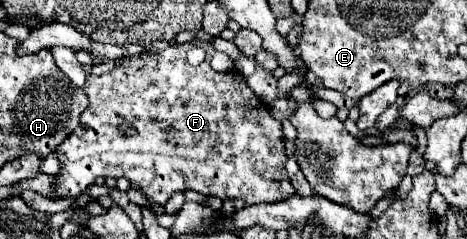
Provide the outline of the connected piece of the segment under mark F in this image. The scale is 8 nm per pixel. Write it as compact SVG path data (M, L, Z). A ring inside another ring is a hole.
M191 42L191 44L175 44L175 46L169 46L165 48L163 52L155 54L141 54L137 58L123 58L111 72L105 72L101 76L97 74L89 74L87 76L87 82L83 86L83 92L87 94L89 98L89 106L87 110L81 114L79 118L79 126L73 130L73 134L69 134L63 144L59 144L57 148L57 158L61 160L61 172L57 174L57 184L55 184L55 192L63 198L73 198L73 196L79 196L83 194L83 190L87 186L91 186L95 182L95 178L103 176L103 178L121 178L125 176L129 182L135 182L141 186L143 194L147 198L151 198L153 202L157 204L163 204L173 196L173 192L183 192L183 190L195 190L195 192L201 192L205 196L215 196L215 198L221 198L221 200L227 200L227 198L241 198L247 206L251 204L261 204L261 202L281 202L281 200L287 200L291 196L295 196L295 188L293 184L289 182L289 176L285 172L285 160L287 160L287 154L285 154L285 142L283 142L283 126L281 122L277 122L271 112L267 110L267 106L261 102L261 98L249 88L249 84L245 82L243 74L241 72L215 72L211 68L211 56L213 56L215 48L209 44L209 42ZM189 46L201 46L207 56L205 60L199 64L199 66L191 66L187 62L187 50Z

